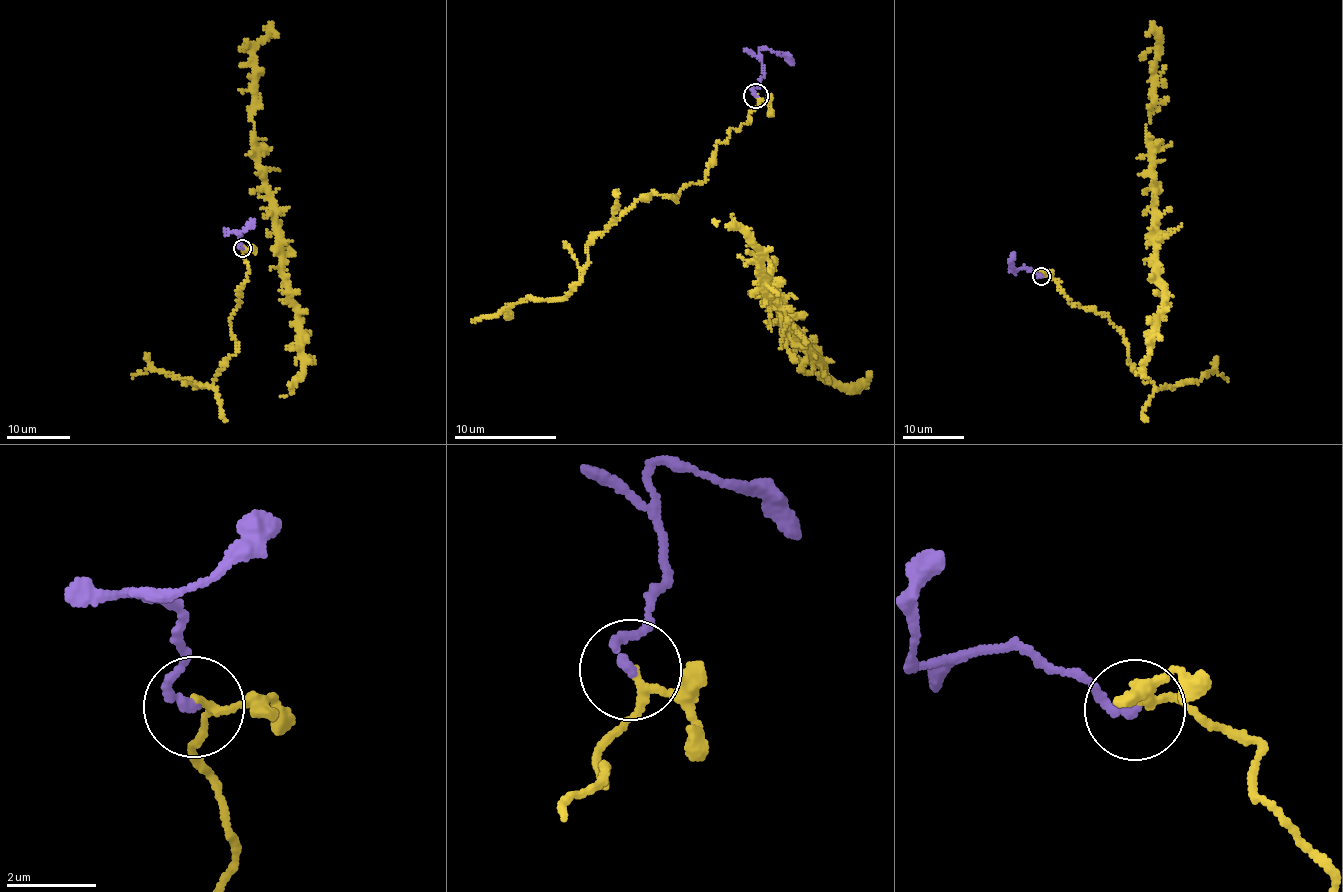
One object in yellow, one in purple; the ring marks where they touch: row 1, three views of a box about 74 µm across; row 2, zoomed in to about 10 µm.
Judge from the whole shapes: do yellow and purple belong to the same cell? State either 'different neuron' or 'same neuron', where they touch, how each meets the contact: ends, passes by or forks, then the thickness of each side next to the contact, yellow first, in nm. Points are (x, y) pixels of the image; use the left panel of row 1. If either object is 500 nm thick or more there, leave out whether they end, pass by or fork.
same neuron; place (242, 248); yellow passes by; purple ends; calibres 140 and 220 nm

